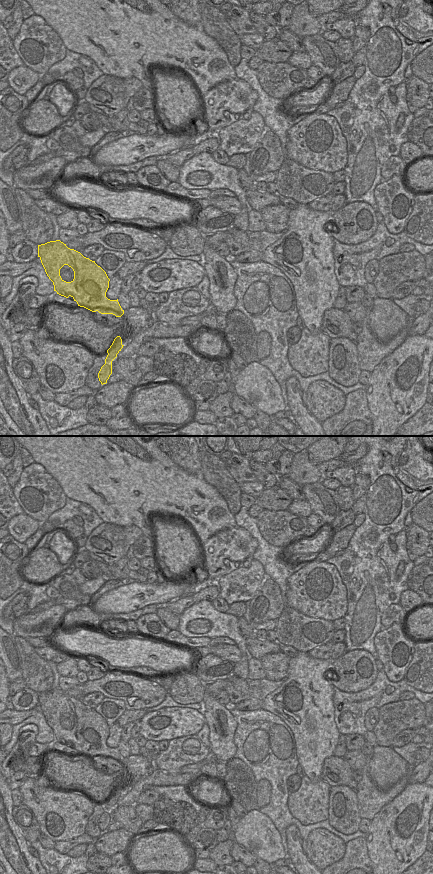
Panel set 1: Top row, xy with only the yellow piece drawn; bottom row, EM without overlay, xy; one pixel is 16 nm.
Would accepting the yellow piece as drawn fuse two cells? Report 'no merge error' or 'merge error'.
merge error

